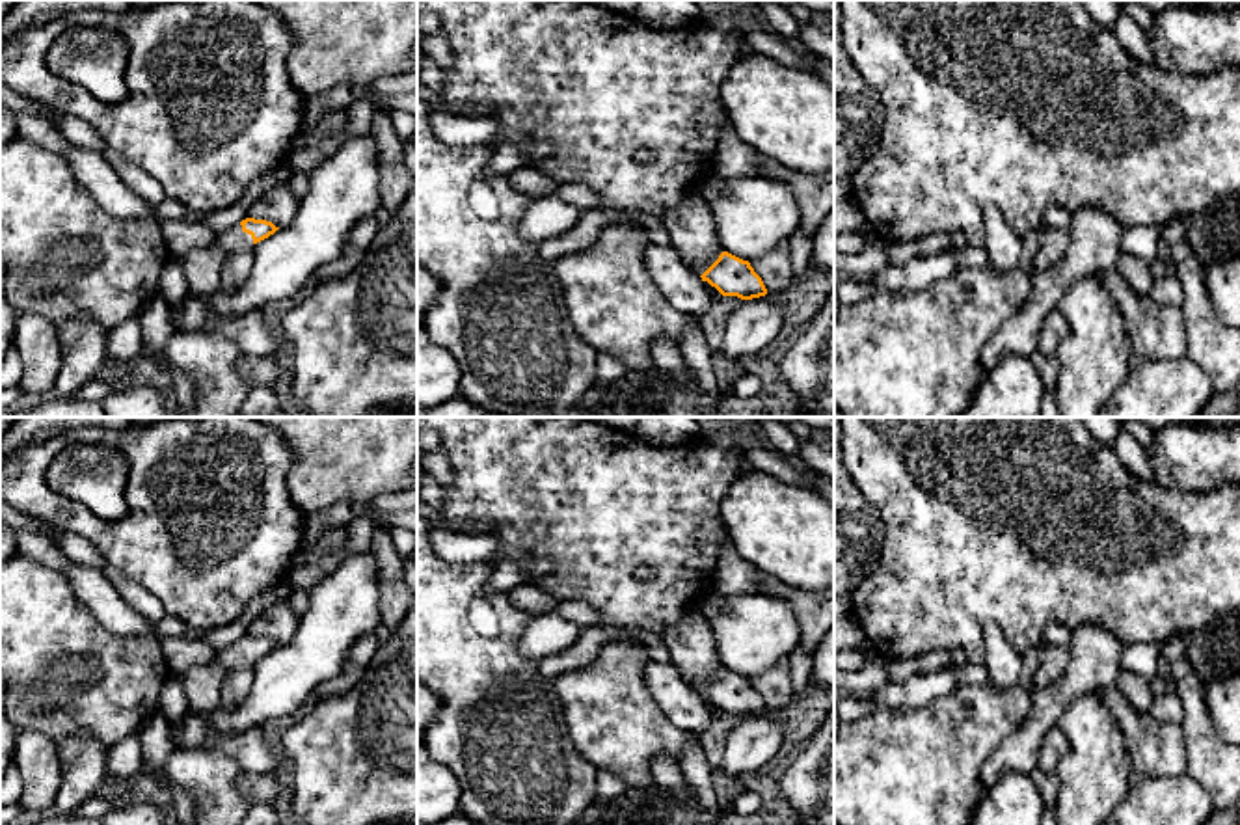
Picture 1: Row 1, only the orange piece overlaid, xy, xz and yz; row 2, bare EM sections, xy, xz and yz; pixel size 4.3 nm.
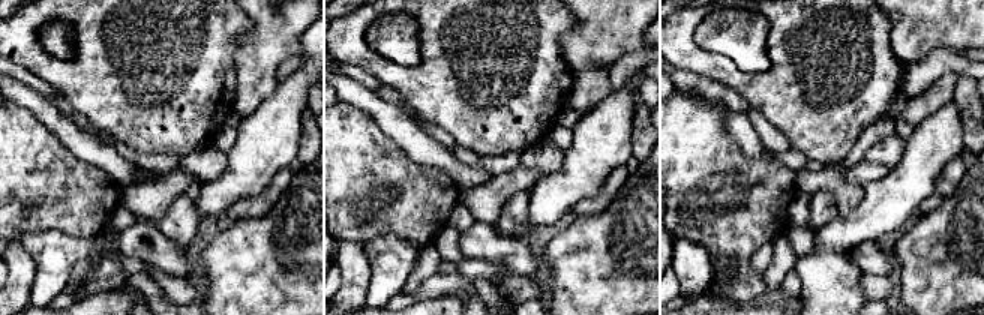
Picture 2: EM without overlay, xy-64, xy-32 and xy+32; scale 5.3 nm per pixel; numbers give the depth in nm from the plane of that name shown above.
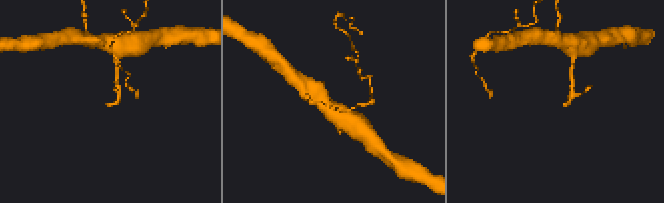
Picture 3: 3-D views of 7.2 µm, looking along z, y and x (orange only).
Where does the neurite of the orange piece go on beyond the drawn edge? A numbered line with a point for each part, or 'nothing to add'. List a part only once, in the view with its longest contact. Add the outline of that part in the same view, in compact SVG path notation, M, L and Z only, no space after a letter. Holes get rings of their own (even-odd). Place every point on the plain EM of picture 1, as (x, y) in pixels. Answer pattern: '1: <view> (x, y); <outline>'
1: xy (202, 684); M236 641L218 650L218 657L210 663L195 665L186 672L173 674L186 695L188 710L194 713L209 713L220 704L220 687L229 670L238 667L253 667L251 652Z

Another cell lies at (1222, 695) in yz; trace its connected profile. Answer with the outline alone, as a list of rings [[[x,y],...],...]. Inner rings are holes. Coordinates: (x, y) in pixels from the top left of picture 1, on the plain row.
[[[1225,672],[1206,685],[1206,706],[1216,732],[1240,745],[1240,672]]]

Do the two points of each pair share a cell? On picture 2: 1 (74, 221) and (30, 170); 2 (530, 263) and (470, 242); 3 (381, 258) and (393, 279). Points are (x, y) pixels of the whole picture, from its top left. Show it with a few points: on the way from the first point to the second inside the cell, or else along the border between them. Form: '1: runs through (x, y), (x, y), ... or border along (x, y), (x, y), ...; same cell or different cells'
1: runs through (69, 209), (42, 182); same cell
2: runs through (515, 255), (485, 242); same cell
3: runs through (386, 263), (390, 267), (390, 275); same cell

